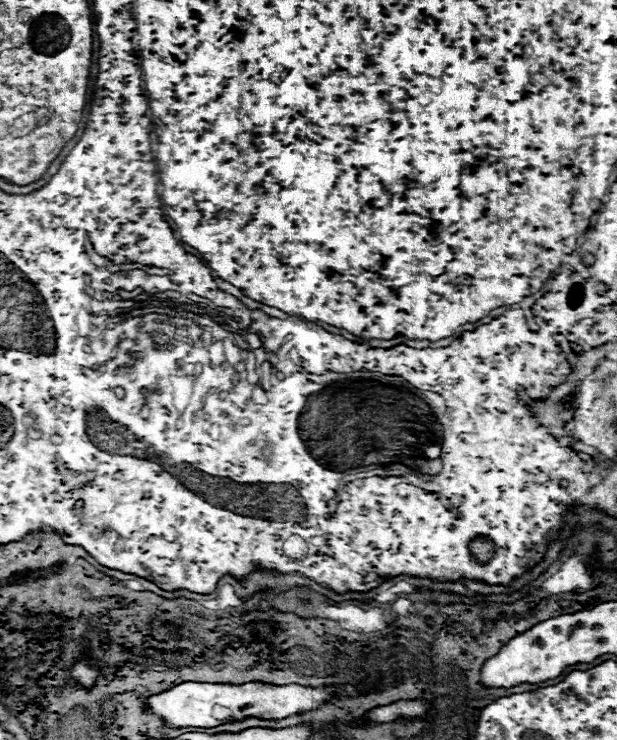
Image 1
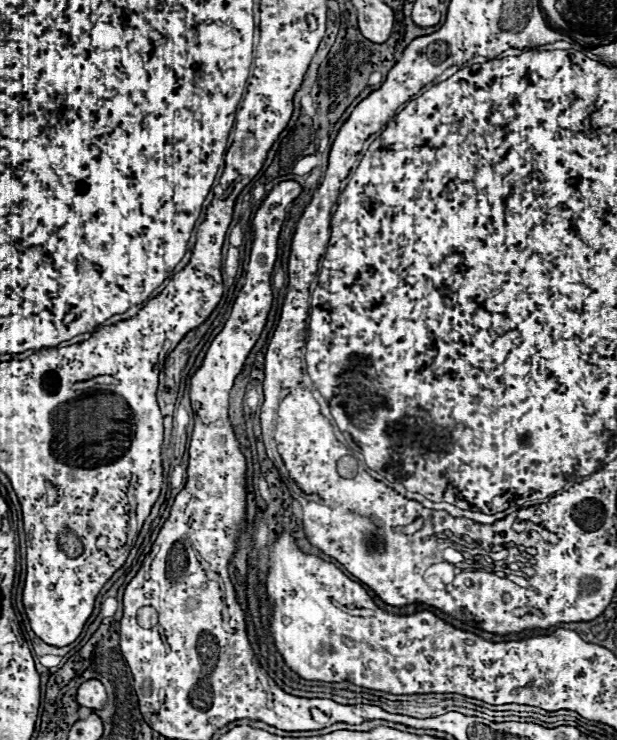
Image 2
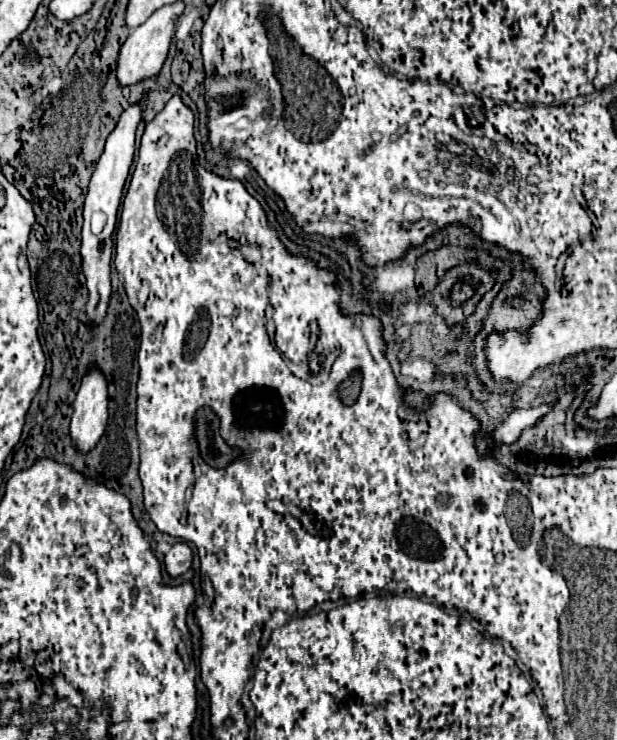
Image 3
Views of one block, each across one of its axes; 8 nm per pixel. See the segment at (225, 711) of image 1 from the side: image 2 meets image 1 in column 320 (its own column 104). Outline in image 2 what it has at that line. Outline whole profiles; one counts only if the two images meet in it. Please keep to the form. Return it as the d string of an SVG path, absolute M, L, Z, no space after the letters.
M88 680L88 682L84 682L84 684L78 688L76 700L78 700L80 706L98 710L98 708L102 708L104 702L106 702L106 690L104 690L104 686L102 686L100 680Z

